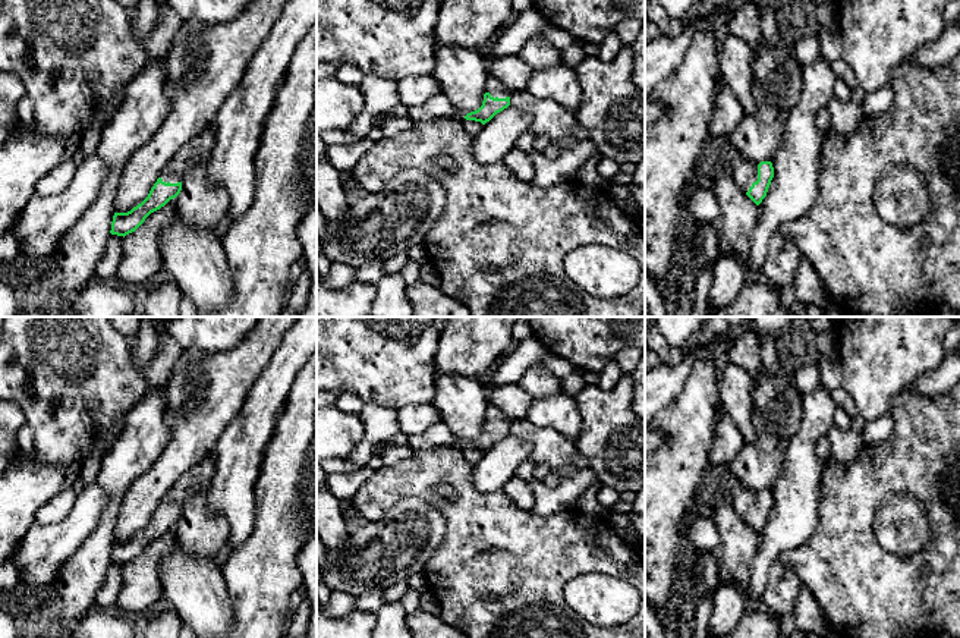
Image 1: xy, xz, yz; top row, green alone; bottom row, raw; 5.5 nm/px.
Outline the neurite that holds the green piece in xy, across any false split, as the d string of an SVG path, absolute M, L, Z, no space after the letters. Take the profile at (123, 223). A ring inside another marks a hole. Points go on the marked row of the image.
M208 125L202 133L176 153L160 177L151 188L148 197L128 213L114 213L111 235L126 236L135 232L145 219L176 198L182 191L182 180L195 158L211 151L215 141L214 125Z

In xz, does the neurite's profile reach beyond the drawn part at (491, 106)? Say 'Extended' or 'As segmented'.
Extended

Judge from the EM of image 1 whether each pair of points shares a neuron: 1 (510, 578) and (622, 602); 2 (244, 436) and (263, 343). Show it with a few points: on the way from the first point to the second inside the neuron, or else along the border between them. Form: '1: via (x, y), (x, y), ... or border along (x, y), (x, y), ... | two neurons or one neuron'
1: border along (592, 572), (563, 588), (584, 618) | two neurons
2: border along (274, 352), (248, 392), (239, 412) | two neurons

